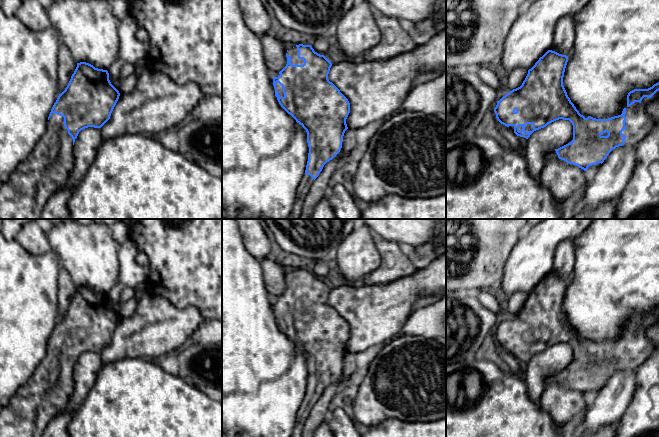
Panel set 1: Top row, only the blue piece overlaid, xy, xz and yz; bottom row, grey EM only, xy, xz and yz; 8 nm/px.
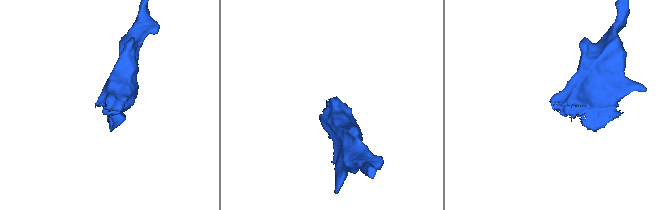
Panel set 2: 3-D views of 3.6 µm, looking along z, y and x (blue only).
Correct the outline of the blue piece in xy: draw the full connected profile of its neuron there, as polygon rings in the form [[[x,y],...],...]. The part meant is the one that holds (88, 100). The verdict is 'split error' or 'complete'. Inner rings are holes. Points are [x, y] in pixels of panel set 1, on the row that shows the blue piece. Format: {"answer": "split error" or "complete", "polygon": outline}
{"answer": "split error", "polygon": [[[80,62],[65,90],[59,94],[48,117],[47,130],[38,139],[30,154],[18,164],[9,180],[0,187],[0,219],[41,219],[48,199],[62,189],[74,168],[73,145],[79,132],[88,127],[101,128],[111,116],[119,99],[119,91],[111,84],[107,70]]]}

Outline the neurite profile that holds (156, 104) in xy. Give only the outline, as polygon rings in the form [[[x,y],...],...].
[[[146,68],[135,88],[119,96],[110,119],[100,128],[102,139],[125,134],[158,136],[175,129],[204,97],[198,84],[177,84],[164,73]]]

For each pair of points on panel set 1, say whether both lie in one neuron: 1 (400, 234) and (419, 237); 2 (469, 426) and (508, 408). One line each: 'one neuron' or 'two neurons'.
1: one neuron
2: one neuron

